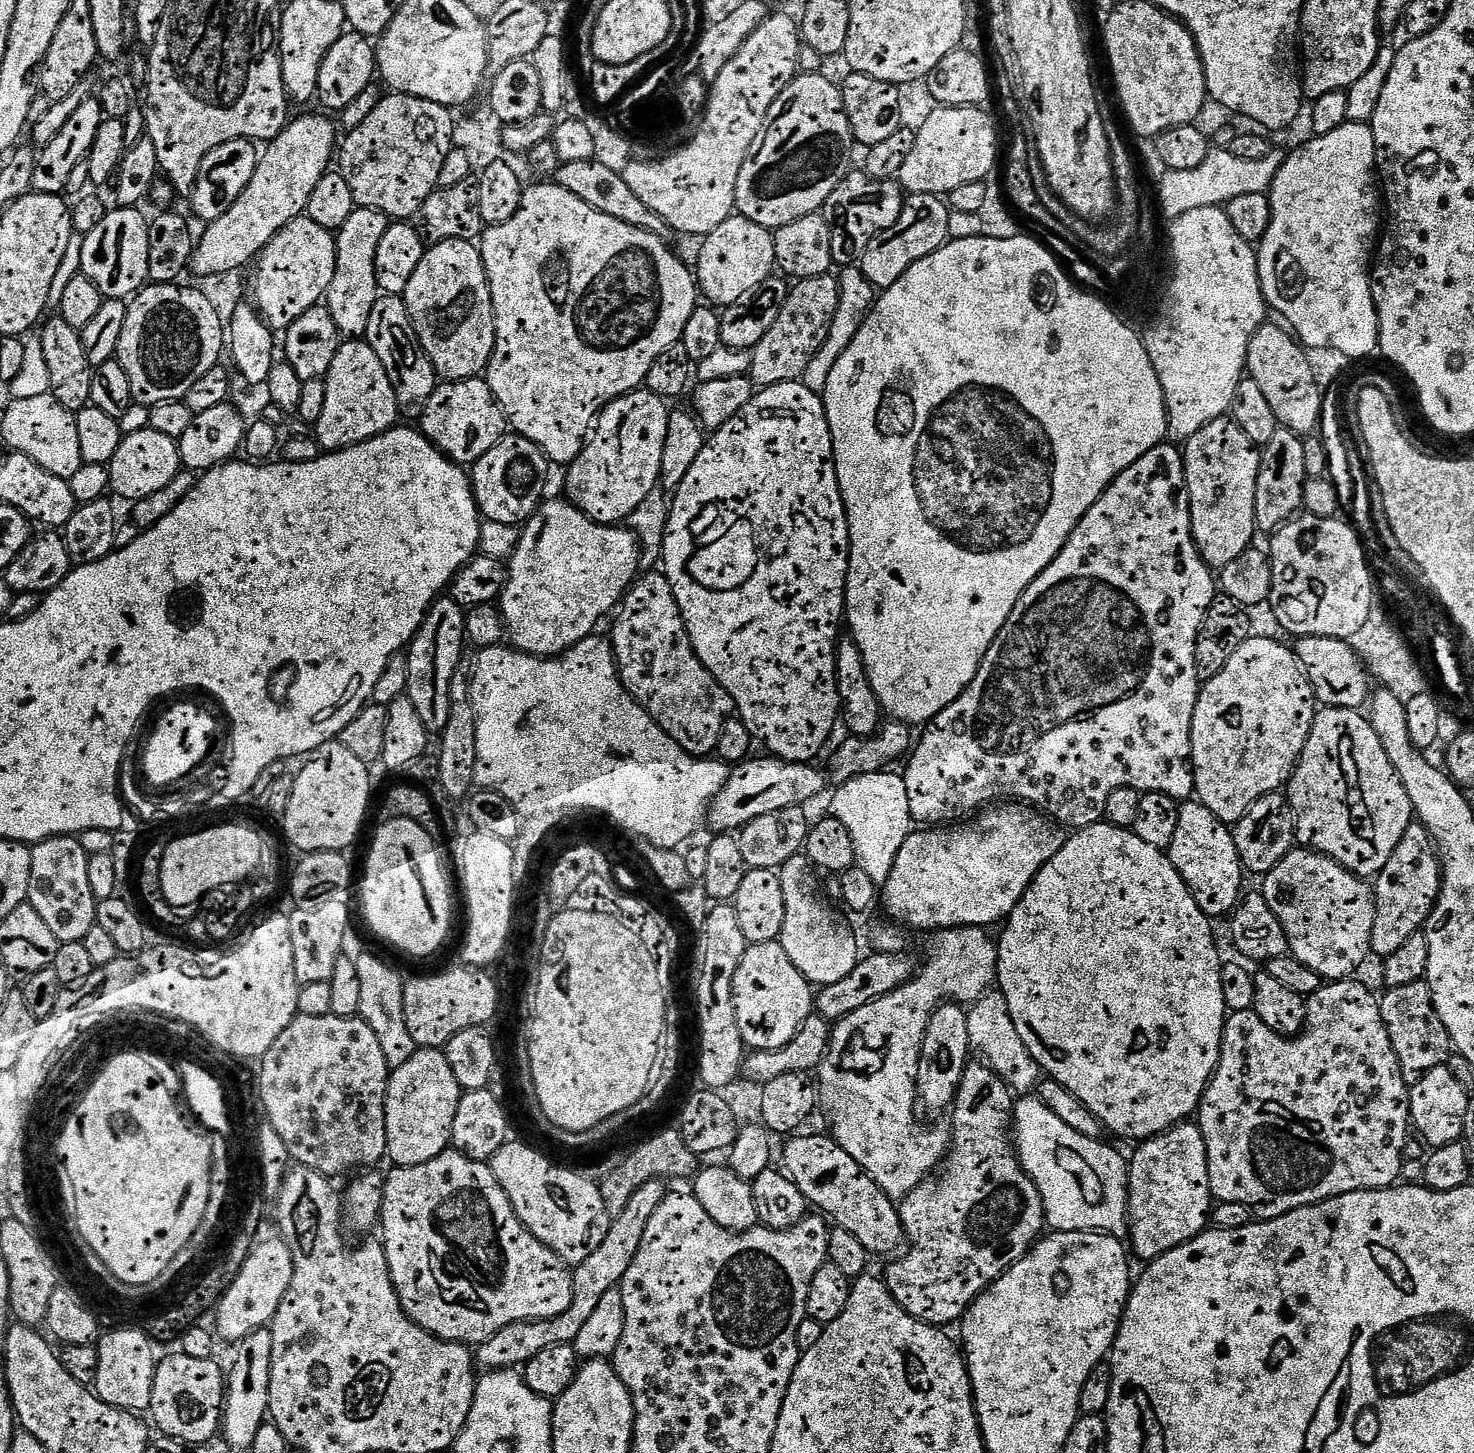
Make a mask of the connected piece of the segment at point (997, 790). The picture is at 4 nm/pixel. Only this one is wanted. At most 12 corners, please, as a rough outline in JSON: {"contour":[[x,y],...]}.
{"contour":[[1118,474],[902,768],[913,821],[1187,801],[1217,595]]}

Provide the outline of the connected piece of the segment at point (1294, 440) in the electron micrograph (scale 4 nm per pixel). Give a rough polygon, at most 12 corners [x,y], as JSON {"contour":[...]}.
{"contour":[[1277,427],[1263,445],[1254,518],[1271,534],[1304,508],[1306,450]]}

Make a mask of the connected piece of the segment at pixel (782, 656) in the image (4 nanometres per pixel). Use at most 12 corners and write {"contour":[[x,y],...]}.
{"contour":[[760,388],[662,571],[777,760],[842,712],[848,515],[821,393]]}

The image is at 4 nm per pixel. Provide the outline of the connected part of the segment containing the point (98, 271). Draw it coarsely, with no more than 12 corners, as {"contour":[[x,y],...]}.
{"contour":[[105,211],[79,271],[109,300],[149,283],[149,217]]}

